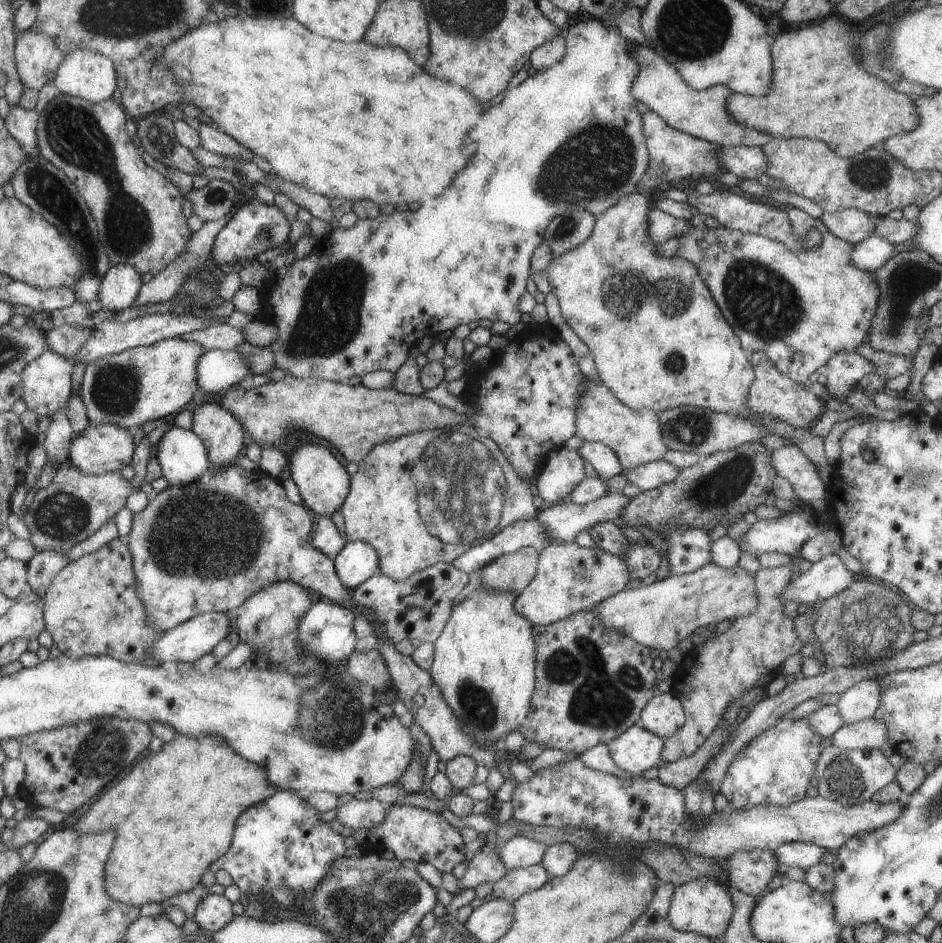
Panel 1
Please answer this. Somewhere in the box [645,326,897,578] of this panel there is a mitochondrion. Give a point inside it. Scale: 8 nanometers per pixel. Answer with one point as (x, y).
(722, 485)

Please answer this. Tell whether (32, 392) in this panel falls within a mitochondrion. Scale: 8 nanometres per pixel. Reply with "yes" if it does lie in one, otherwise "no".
no

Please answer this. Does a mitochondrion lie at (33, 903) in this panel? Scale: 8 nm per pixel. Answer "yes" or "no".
yes

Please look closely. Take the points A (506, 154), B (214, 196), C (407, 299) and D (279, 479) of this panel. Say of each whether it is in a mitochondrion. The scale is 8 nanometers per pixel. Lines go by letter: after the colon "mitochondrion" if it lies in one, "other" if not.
A: other
B: mitochondrion
C: other
D: other

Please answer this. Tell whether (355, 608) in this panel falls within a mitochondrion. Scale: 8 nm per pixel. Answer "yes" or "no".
no

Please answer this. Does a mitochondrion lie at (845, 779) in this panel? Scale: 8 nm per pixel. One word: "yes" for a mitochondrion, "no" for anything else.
yes

